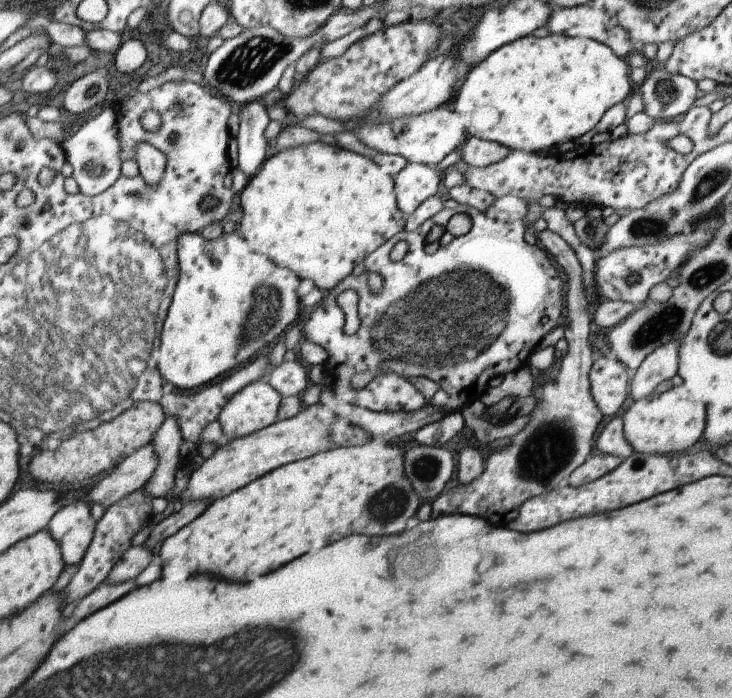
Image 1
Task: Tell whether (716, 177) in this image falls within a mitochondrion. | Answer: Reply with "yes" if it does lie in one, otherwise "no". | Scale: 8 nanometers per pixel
yes

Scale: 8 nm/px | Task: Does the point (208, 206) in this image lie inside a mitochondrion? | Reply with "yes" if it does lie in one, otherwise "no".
no

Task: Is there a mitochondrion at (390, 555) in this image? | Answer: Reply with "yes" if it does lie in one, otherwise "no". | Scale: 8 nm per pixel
no

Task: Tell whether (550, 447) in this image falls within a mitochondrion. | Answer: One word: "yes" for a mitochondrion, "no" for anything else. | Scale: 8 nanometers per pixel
yes

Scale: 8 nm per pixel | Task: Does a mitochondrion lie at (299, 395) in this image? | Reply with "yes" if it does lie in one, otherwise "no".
no

